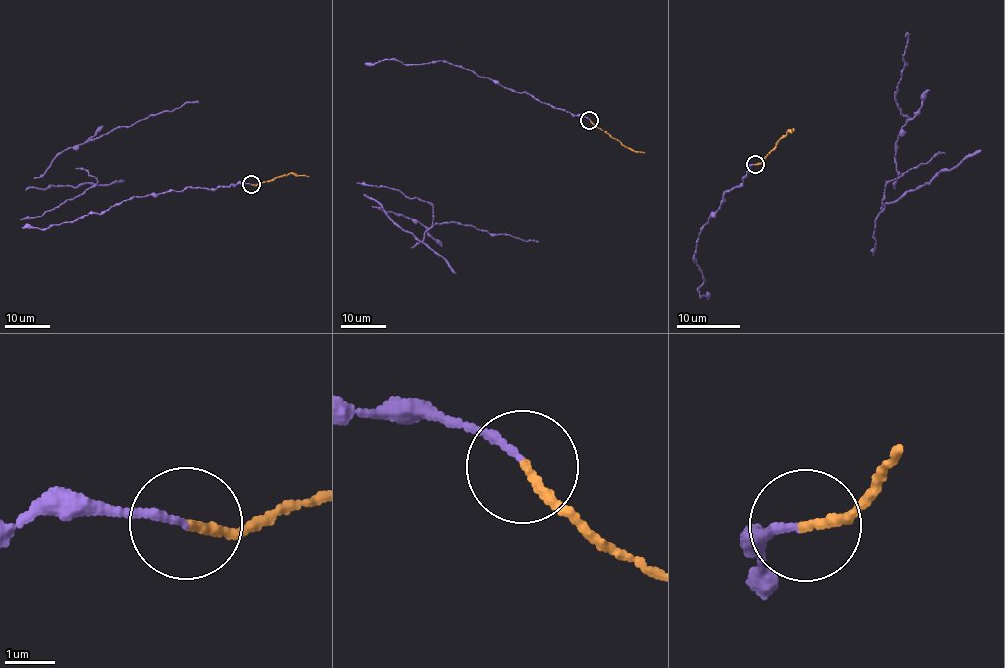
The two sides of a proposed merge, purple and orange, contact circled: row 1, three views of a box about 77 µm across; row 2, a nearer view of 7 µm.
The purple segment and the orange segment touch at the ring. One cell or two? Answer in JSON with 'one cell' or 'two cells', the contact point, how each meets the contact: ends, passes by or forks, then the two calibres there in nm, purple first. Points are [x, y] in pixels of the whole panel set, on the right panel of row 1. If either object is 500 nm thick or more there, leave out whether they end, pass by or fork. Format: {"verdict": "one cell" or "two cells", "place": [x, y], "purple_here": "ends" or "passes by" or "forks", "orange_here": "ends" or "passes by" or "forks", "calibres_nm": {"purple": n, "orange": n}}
{"verdict": "one cell", "place": [755, 164], "purple_here": "ends", "orange_here": "ends", "calibres_nm": {"purple": 150, "orange": 180}}

